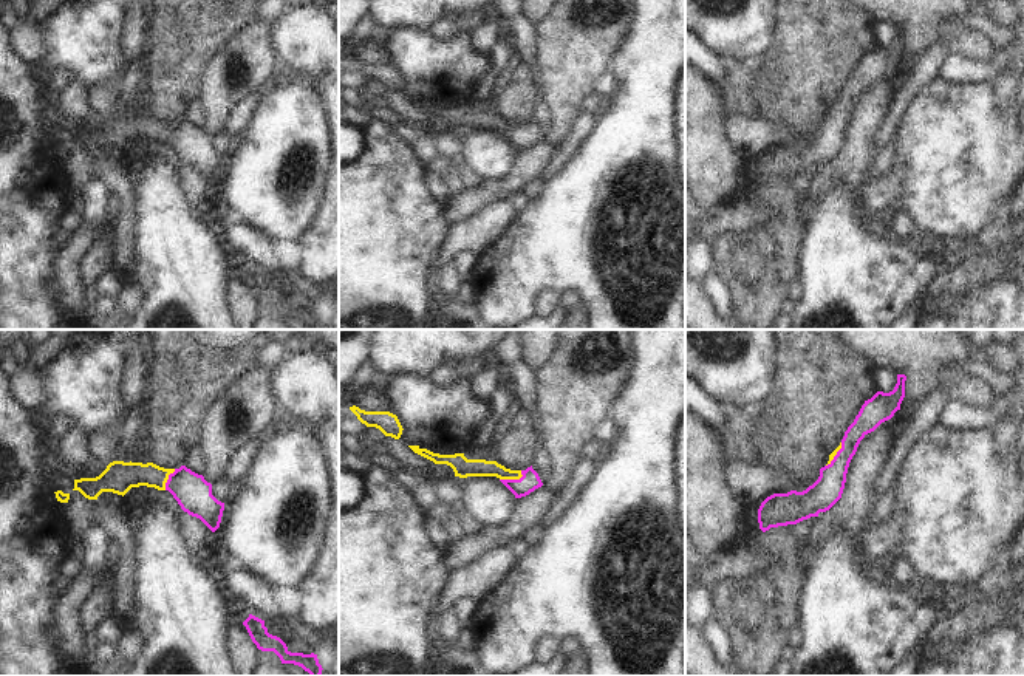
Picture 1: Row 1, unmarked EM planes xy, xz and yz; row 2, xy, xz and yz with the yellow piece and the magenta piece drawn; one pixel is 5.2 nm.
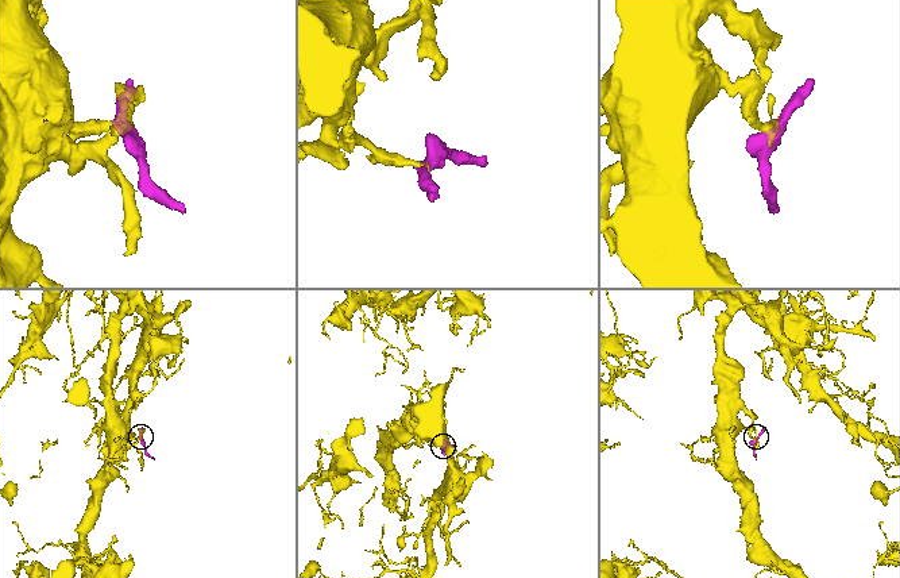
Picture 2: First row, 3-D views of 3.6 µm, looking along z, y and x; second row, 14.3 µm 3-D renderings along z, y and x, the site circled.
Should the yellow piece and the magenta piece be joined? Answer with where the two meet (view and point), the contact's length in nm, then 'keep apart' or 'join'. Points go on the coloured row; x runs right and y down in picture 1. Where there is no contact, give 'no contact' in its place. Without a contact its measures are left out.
contact xz (511, 478); length 130 nm; join

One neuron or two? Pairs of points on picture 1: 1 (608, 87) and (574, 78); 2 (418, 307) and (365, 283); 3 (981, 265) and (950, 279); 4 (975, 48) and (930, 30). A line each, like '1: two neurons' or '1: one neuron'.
1: two neurons
2: one neuron
3: one neuron
4: one neuron

